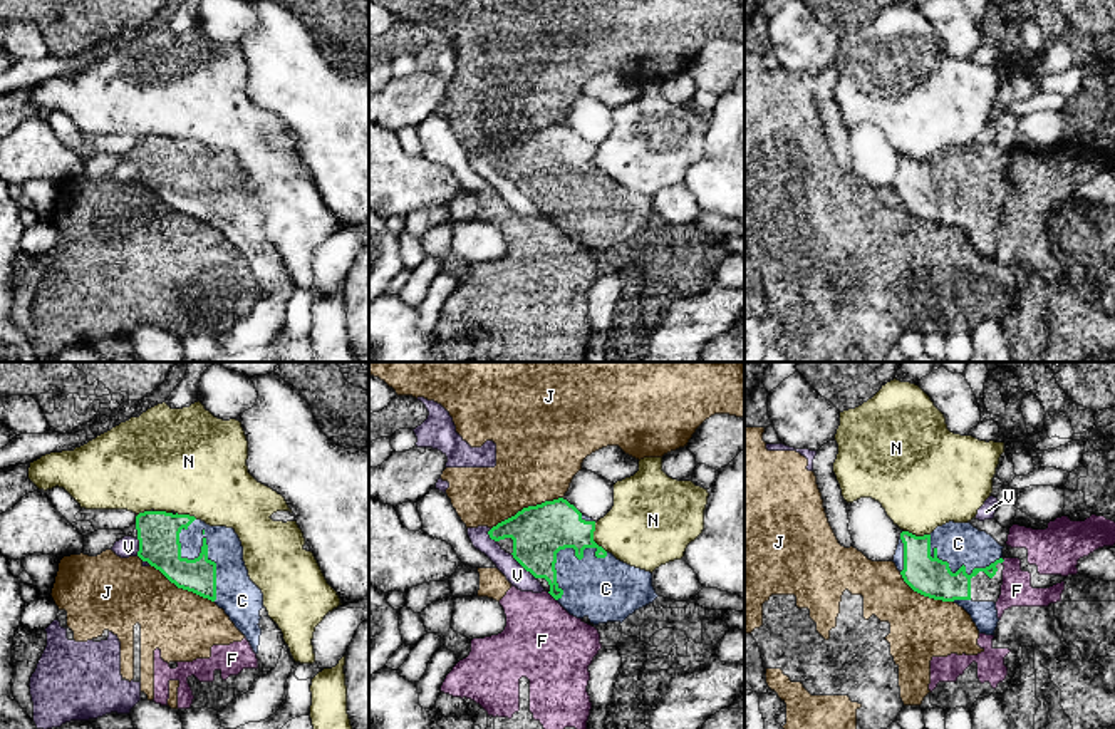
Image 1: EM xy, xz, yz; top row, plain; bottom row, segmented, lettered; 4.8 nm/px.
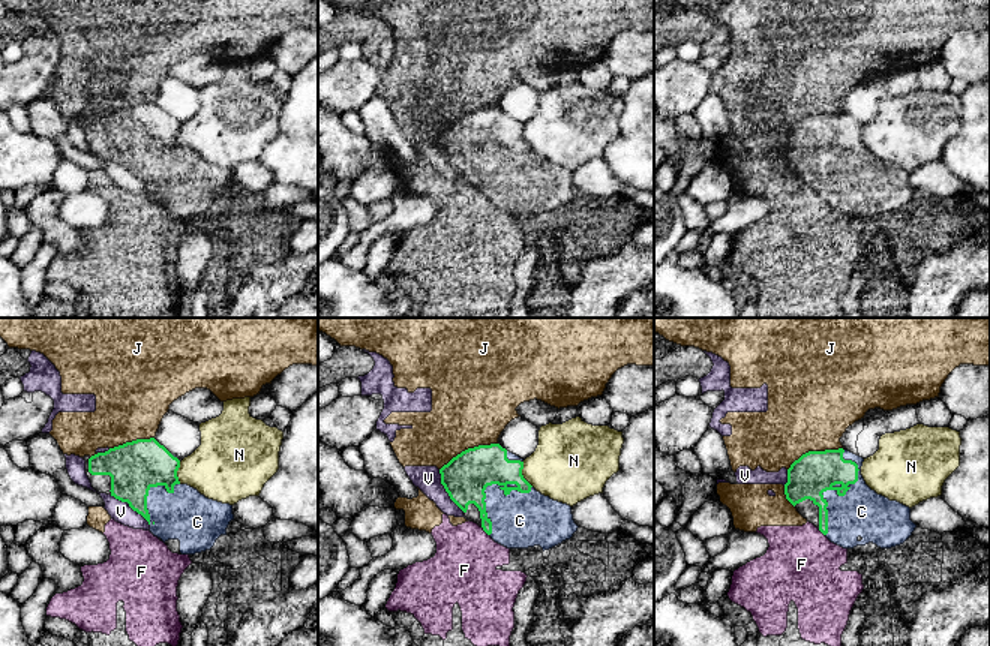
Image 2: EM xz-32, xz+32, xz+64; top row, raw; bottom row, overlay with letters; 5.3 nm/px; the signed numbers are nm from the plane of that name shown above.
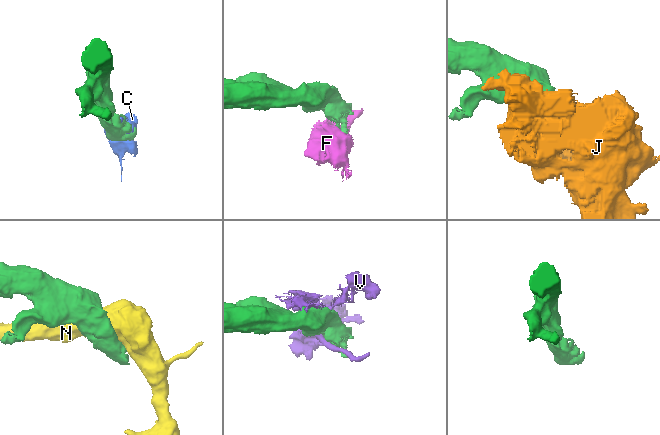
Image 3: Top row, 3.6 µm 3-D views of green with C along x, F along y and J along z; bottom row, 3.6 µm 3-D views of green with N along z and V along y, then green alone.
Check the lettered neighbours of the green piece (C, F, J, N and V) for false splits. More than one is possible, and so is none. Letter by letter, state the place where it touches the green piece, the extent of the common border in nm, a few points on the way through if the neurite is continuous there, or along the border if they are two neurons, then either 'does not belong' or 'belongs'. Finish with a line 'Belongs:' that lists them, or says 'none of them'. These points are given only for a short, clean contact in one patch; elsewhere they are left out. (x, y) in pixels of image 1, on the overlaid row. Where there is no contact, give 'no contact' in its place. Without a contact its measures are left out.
C: contact xy (202, 548); length 420 nm; belongs
F: contact xz (552, 595); length 60 nm; border xz (547, 592), (555, 600); does not belong
J: contact xz (528, 506); length 380 nm; does not belong
N: contact xz (592, 538); length 160 nm; does not belong
V: contact xz (523, 567); length 170 nm; does not belong
Belongs: C

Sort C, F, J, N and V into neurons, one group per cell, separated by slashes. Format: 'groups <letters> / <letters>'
groups C / F J V / N

